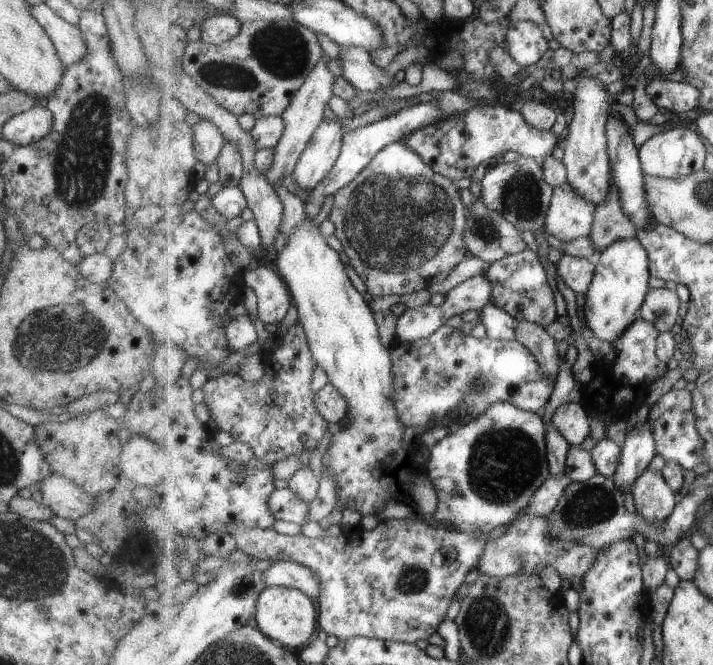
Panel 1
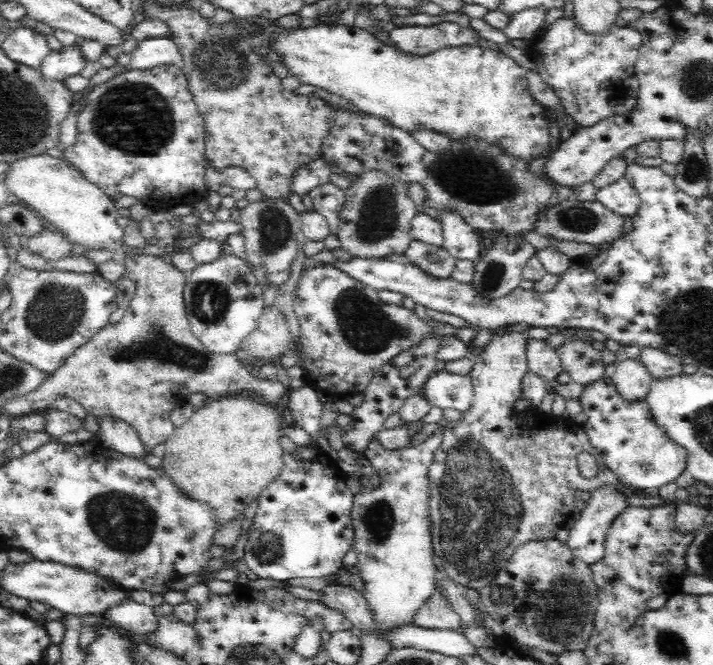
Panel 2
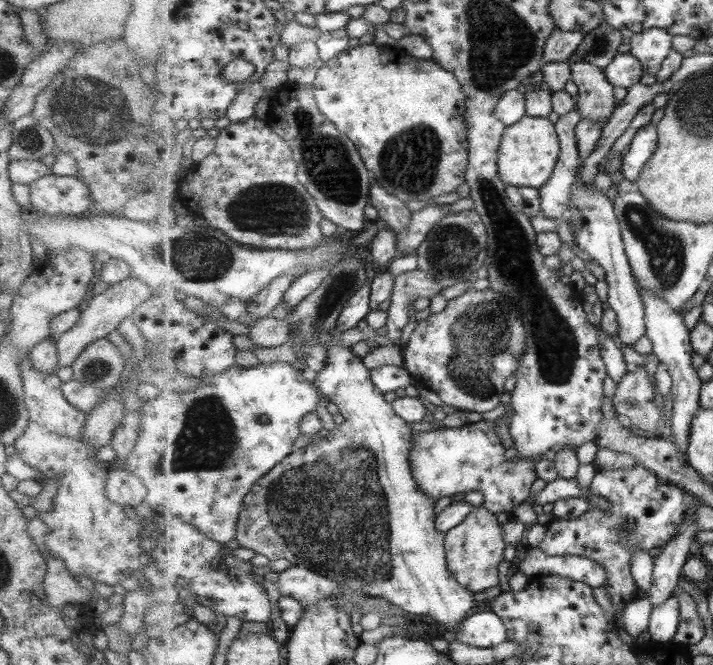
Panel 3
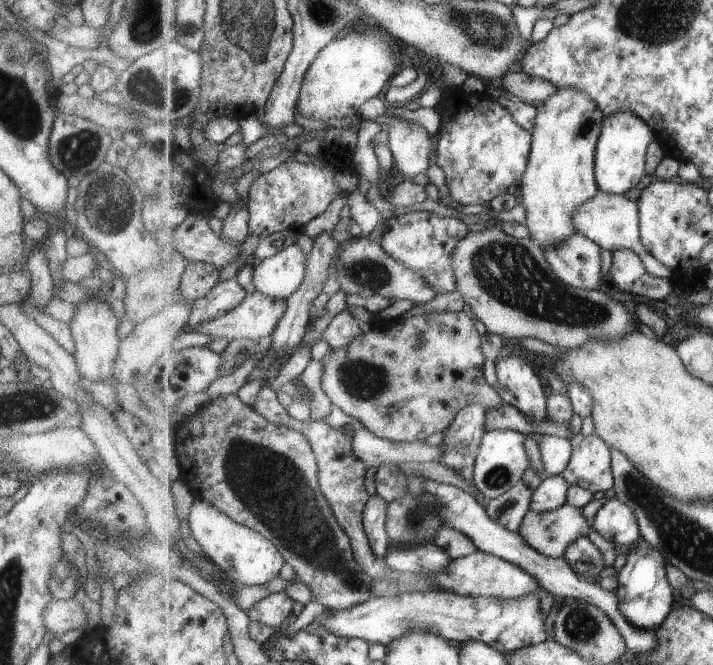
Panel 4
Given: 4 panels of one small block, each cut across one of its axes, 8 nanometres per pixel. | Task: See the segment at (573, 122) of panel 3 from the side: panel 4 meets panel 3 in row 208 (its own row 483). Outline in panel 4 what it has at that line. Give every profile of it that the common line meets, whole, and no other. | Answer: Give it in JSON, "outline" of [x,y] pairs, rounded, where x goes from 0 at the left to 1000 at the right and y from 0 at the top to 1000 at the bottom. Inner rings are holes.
{"outline":[[[771,714],[763,720],[746,749],[745,768],[766,771],[787,764],[797,755],[799,725],[787,714]]]}

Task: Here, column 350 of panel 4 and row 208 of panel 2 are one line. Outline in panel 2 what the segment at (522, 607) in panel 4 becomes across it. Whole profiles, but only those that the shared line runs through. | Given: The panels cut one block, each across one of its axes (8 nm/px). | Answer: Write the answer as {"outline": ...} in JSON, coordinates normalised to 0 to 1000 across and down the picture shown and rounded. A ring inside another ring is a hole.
{"outline":[[[875,266],[837,284],[833,301],[874,326],[889,325],[898,307],[892,283]]]}

